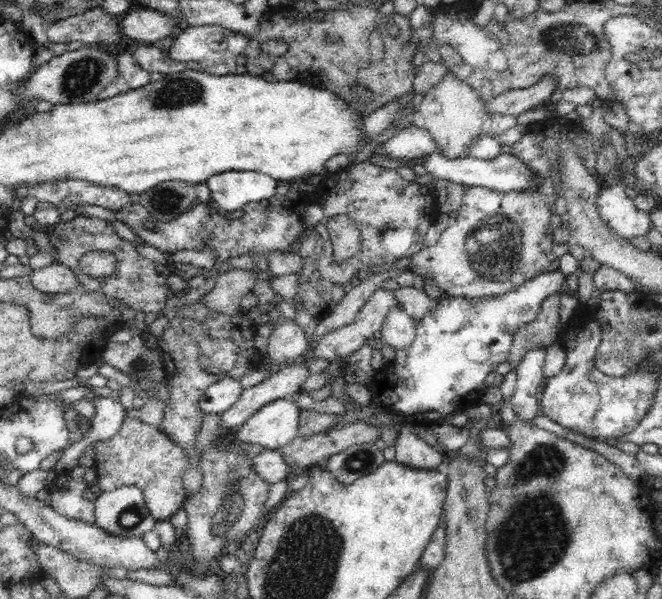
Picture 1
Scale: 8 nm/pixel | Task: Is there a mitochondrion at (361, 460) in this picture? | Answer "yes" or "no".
yes

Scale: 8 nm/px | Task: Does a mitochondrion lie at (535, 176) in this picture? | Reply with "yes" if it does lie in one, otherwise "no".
no

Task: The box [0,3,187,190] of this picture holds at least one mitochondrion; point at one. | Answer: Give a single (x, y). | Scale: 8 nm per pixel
(85, 73)

